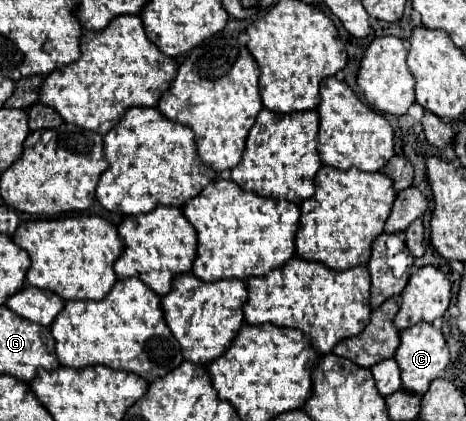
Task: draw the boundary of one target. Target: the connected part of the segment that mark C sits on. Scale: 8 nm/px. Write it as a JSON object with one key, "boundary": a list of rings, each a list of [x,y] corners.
{"boundary":[[[416,323],[414,327],[400,331],[400,347],[396,349],[394,359],[402,371],[404,389],[410,393],[416,393],[416,395],[426,393],[430,381],[436,379],[440,375],[440,371],[444,371],[444,367],[450,363],[448,345],[444,341],[442,331],[434,329],[430,323]]]}

